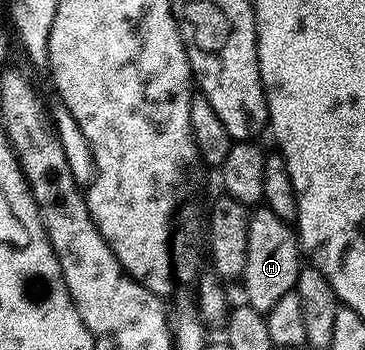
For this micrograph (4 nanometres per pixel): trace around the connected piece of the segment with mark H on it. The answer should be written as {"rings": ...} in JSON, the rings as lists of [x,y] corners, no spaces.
{"rings":[[[254,210],[249,217],[247,237],[247,265],[243,276],[245,283],[244,302],[259,312],[268,313],[279,297],[283,297],[297,286],[297,278],[303,268],[303,252],[299,236],[286,220],[280,219],[274,211]]]}

